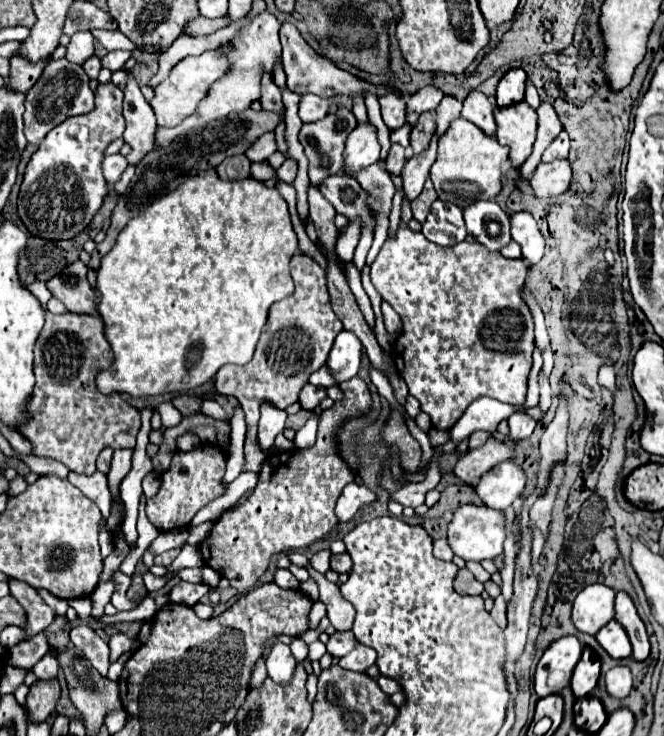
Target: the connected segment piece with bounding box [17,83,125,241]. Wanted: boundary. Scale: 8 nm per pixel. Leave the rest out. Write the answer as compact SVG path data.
M113 83L99 85L95 109L51 129L31 155L17 199L19 217L31 235L51 241L73 239L89 225L107 195L107 181L101 173L103 153L107 145L123 137L125 131L121 103L123 91L119 87Z

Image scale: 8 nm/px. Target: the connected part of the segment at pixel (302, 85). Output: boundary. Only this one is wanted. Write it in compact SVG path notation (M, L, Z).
M283 23L279 33L281 33L281 45L283 45L283 67L285 67L285 73L287 73L287 87L289 87L291 91L295 91L295 93L299 93L299 95L313 93L313 95L323 97L323 99L333 97L333 95L349 95L349 97L353 97L353 95L357 95L357 93L363 95L365 89L373 91L377 97L381 97L383 93L391 91L391 89L387 89L387 87L373 87L371 83L365 83L365 81L357 79L355 75L339 69L339 67L337 67L335 63L331 63L329 59L317 55L317 53L313 51L313 47L309 47L309 43L301 37L299 29L297 29L293 23Z

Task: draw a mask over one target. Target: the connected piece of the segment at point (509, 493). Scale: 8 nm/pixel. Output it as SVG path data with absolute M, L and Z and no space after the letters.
M513 461L495 465L479 479L475 487L481 501L497 511L509 507L517 497L521 497L523 489L525 489L525 473Z

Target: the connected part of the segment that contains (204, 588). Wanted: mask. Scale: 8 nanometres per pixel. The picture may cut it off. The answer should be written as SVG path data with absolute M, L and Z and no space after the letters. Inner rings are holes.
M181 581L179 585L175 585L169 593L169 601L171 603L183 603L183 605L189 605L191 607L191 599L199 601L205 593L209 593L211 587L207 583L197 583L197 585L187 585L185 581Z

